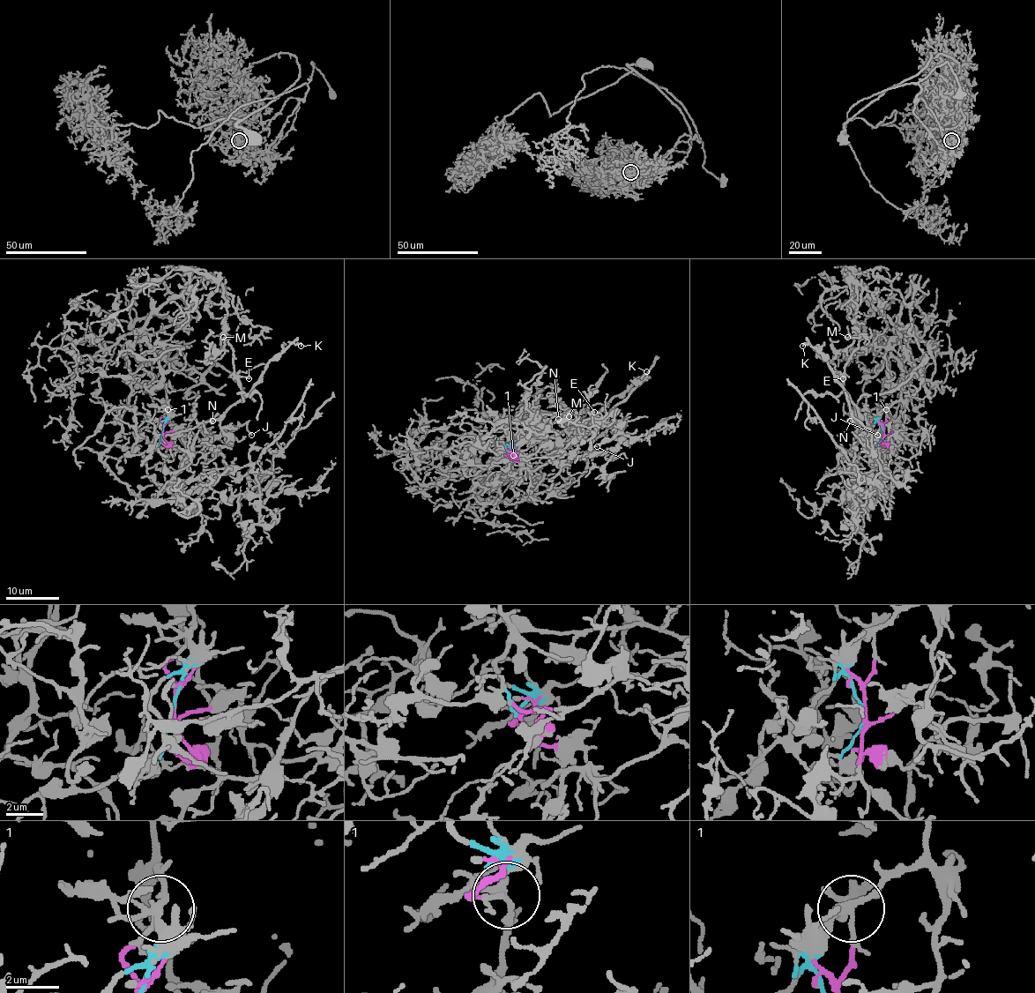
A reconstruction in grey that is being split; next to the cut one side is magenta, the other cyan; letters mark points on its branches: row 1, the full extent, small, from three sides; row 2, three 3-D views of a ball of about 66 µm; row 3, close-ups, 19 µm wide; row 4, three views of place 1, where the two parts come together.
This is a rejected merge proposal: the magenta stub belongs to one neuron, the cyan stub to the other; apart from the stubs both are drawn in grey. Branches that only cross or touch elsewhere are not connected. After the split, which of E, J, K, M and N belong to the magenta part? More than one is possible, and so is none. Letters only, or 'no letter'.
J, K, N

